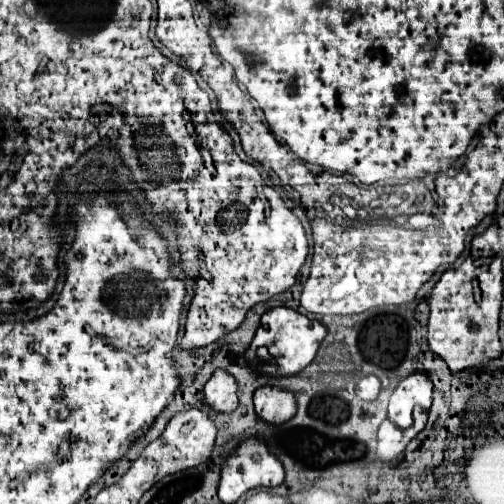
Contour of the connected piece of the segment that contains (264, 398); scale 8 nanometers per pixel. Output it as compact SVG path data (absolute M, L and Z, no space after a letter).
M264 386L254 392L254 406L258 418L268 424L284 424L296 414L296 400L292 392Z

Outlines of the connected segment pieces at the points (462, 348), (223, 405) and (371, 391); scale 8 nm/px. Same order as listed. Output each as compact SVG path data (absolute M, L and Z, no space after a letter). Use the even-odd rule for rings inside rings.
M466 258L462 266L446 270L428 296L430 320L428 320L428 346L450 368L460 372L464 368L484 364L502 354L498 340L498 316L502 306L502 260L490 262L490 266L474 266L472 258ZM474 280L480 292L474 294Z
M216 370L204 386L204 400L216 412L234 412L238 406L236 382L228 372Z
M376 376L362 378L356 386L356 394L358 394L358 398L362 398L366 402L374 402L380 394L380 380Z

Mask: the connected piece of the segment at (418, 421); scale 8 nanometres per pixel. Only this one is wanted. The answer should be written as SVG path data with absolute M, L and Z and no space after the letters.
M418 412L414 418L414 426L408 430L396 428L390 420L384 420L378 430L378 458L382 462L390 462L404 452L408 442L426 426L426 412Z

